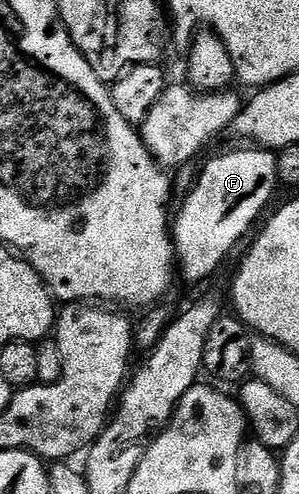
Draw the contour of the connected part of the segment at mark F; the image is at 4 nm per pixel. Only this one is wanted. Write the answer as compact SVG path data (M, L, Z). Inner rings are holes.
M241 145L238 151L225 151L207 160L201 175L199 171L193 186L188 188L186 195L189 196L181 212L178 215L176 212L171 223L180 278L182 275L189 283L201 283L211 278L220 269L221 262L236 249L237 242L249 230L254 230L253 222L270 210L269 202L276 191L279 191L277 157L272 150Z

